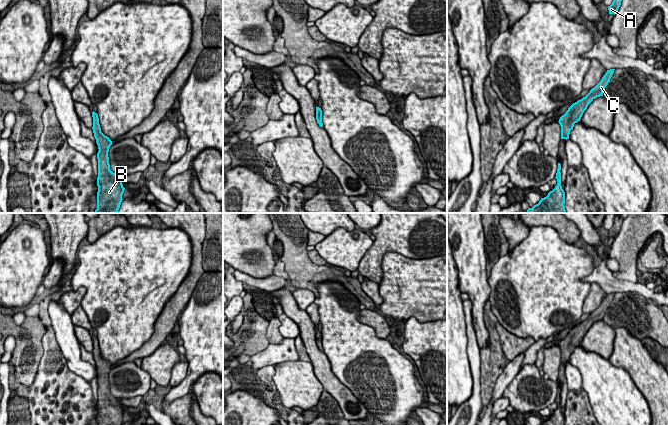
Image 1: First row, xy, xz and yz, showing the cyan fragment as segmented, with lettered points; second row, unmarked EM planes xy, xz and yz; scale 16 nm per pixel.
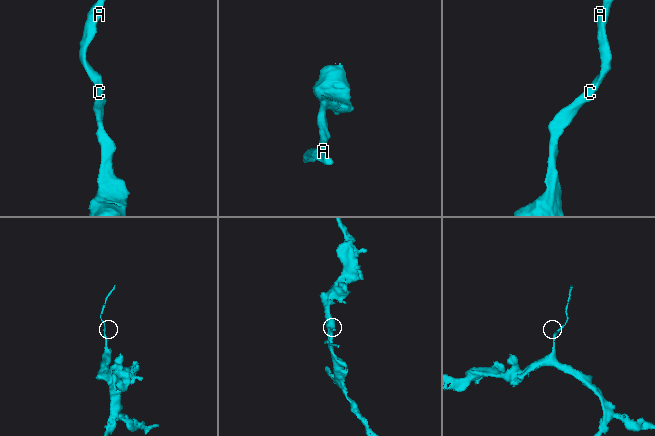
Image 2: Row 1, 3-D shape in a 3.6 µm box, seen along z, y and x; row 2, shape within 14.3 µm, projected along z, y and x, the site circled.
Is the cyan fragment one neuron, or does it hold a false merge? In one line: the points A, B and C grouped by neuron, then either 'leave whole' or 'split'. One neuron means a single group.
A C / B | split

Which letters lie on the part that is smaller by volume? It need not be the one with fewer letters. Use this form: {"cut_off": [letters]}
{"cut_off": ["A", "C"]}

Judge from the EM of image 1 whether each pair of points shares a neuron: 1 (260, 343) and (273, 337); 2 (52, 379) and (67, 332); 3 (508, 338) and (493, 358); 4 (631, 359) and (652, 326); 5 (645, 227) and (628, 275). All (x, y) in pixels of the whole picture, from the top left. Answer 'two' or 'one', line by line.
1: two
2: two
3: two
4: two
5: one

